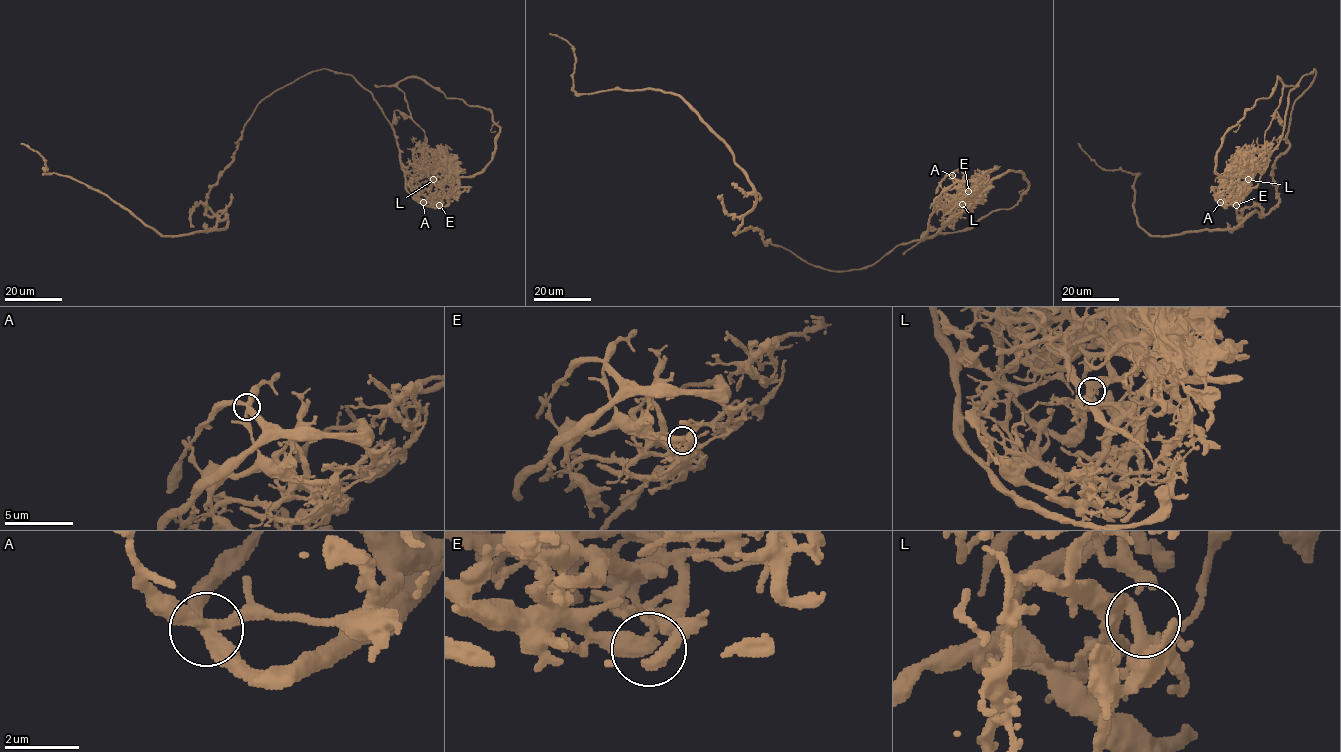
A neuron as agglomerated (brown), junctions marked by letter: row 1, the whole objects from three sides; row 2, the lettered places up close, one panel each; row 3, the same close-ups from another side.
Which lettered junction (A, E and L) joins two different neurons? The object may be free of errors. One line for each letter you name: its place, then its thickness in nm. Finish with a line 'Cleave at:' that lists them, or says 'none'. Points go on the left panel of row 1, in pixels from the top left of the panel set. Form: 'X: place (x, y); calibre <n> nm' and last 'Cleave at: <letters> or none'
A: place (423, 202); calibre 360 nm
Cleave at: A

